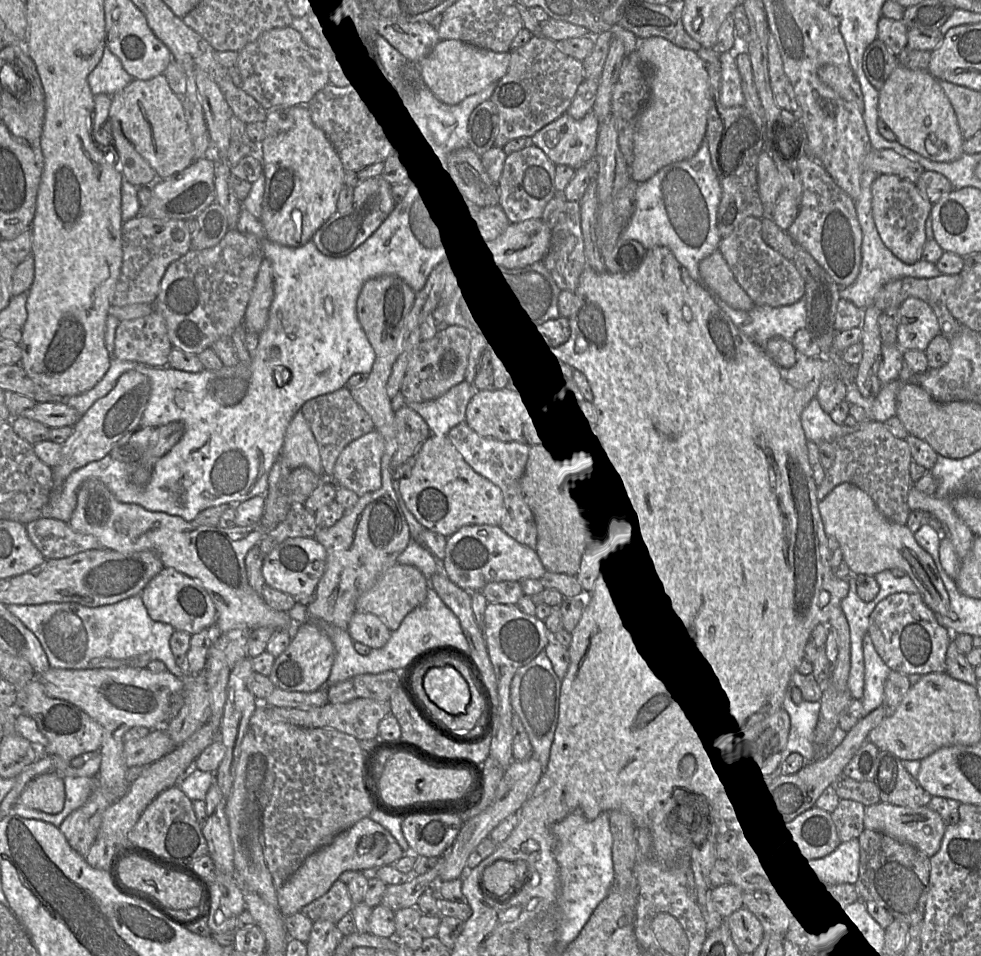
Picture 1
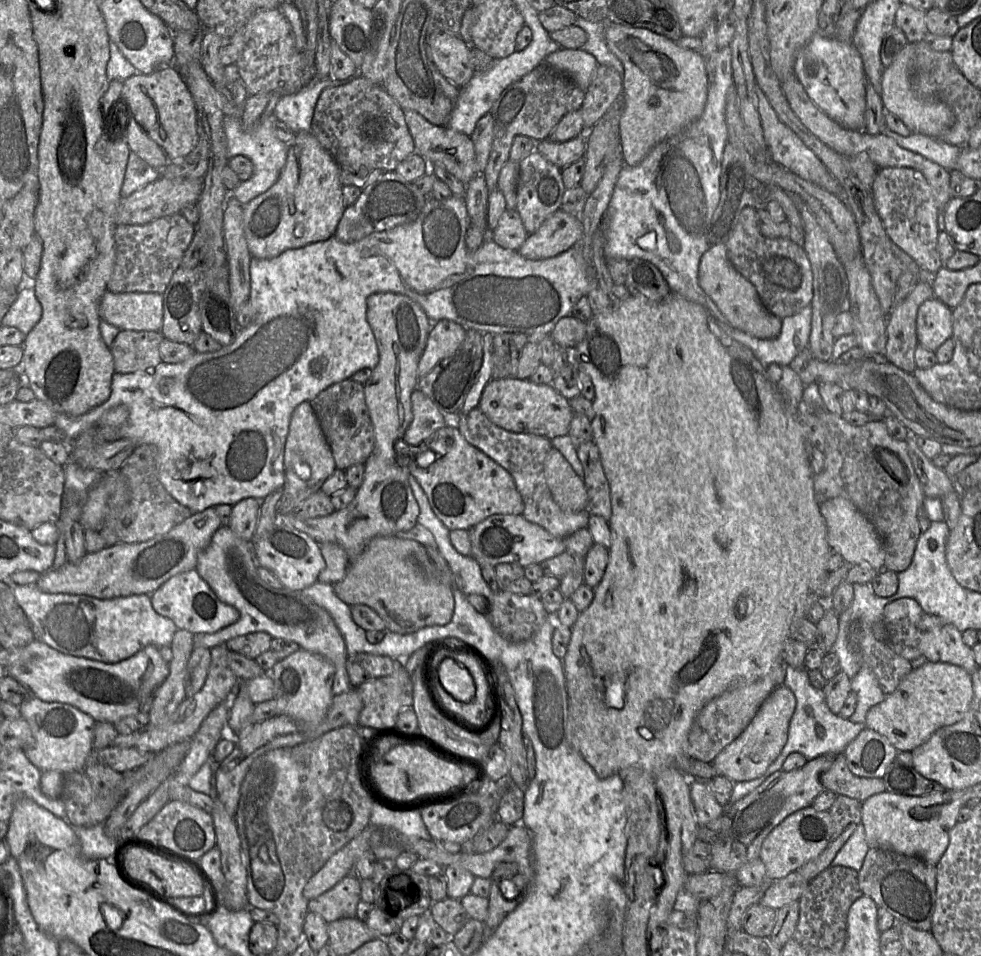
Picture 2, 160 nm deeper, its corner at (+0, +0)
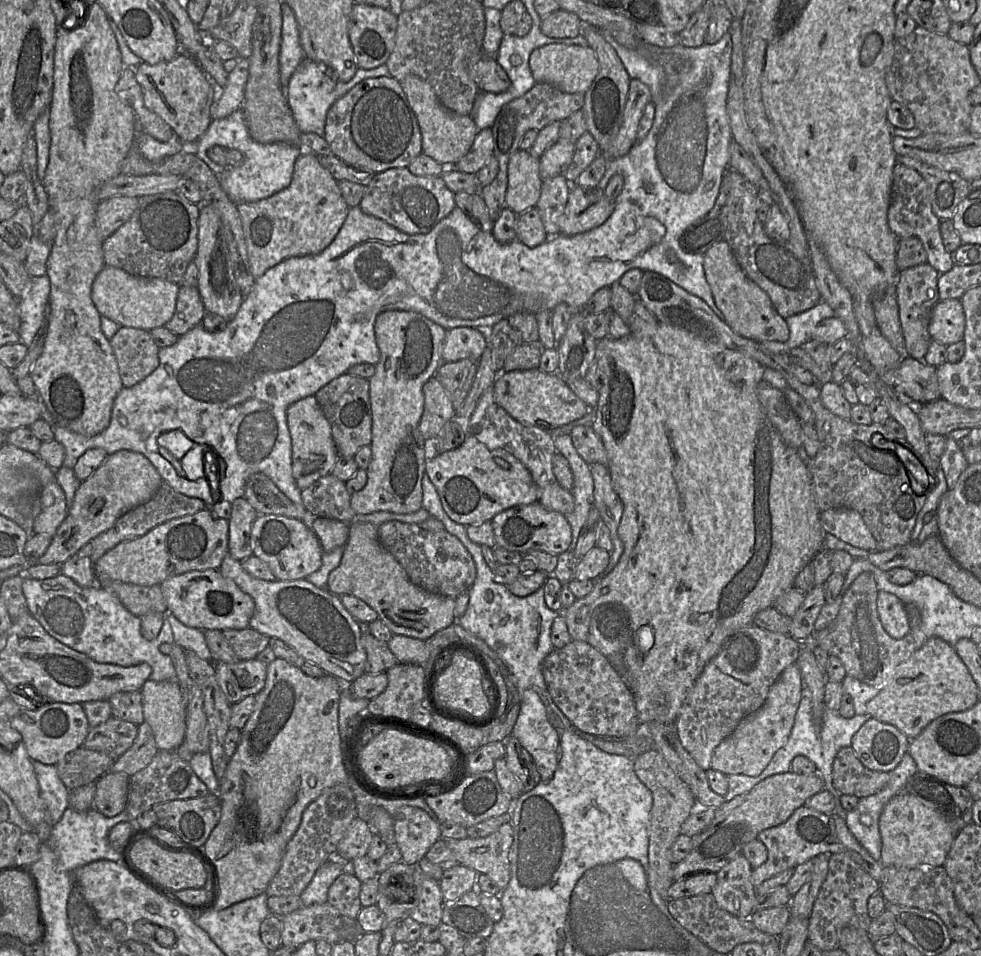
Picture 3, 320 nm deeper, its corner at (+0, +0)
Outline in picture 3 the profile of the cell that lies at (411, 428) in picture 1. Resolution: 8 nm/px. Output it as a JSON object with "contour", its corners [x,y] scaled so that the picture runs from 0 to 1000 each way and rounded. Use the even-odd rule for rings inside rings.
{"contour":[[[441,393],[431,404],[432,429],[426,450],[433,460],[444,457],[465,428],[449,399]]]}

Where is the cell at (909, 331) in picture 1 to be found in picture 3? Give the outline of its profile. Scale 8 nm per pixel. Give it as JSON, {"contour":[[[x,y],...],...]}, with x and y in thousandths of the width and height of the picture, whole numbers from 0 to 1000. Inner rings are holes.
{"contour":[[[980,313],[957,314],[949,327],[947,349],[951,357],[966,362],[982,356],[984,337]]]}

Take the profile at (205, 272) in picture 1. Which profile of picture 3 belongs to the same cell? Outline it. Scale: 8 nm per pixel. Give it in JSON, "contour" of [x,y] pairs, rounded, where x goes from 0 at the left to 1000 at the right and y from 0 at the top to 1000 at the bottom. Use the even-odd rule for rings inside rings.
{"contour":[[[185,297],[178,326],[168,341],[180,351],[185,351],[204,340],[209,327],[210,324],[201,300]]]}

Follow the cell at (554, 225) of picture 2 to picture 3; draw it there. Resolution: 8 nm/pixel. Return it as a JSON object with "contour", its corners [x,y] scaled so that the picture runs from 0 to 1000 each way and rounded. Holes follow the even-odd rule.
{"contour":[[[584,191],[571,229],[570,245],[586,246],[614,235],[625,223],[627,213],[610,195],[594,197]]]}

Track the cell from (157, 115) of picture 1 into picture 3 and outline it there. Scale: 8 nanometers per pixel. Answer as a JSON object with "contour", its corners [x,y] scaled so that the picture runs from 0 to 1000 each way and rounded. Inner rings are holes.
{"contour":[[[185,55],[174,64],[159,68],[144,65],[138,71],[138,82],[144,91],[149,113],[175,134],[177,140],[187,149],[187,156],[188,151],[199,151],[210,138],[216,128],[214,112],[218,105],[218,87],[197,60]]]}

